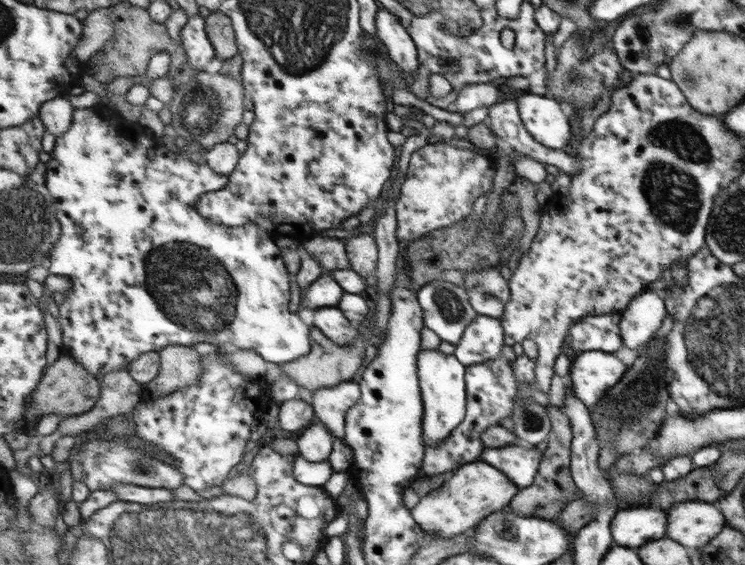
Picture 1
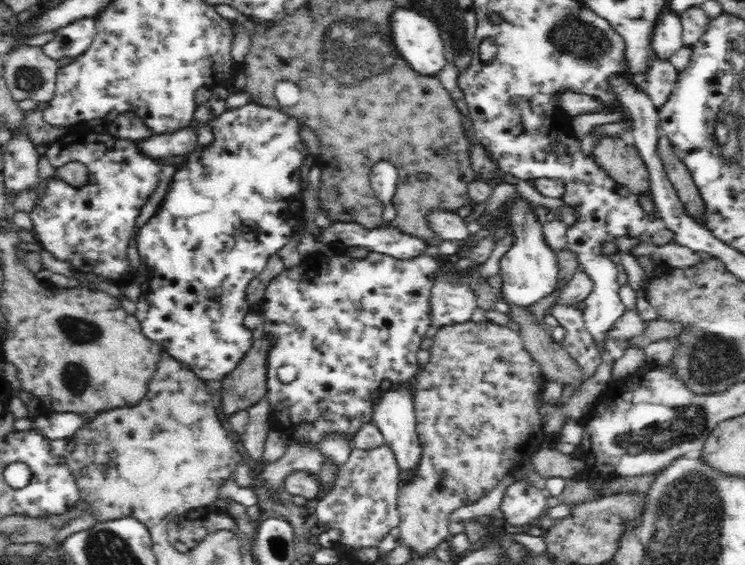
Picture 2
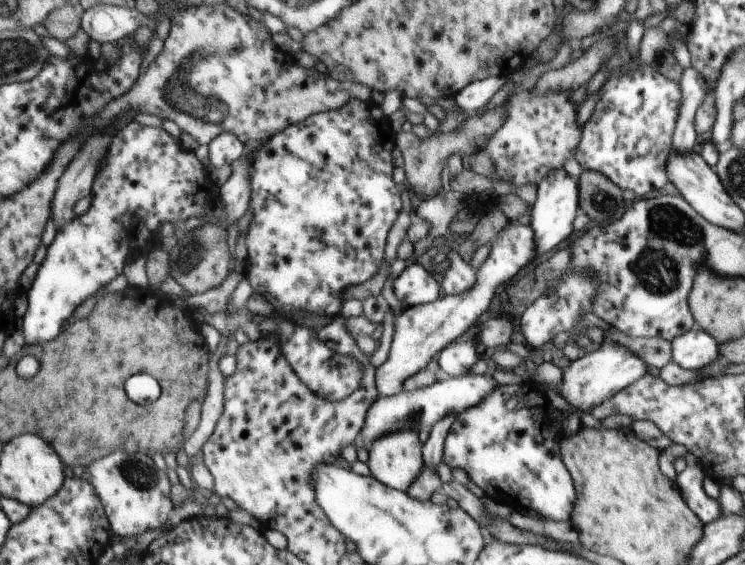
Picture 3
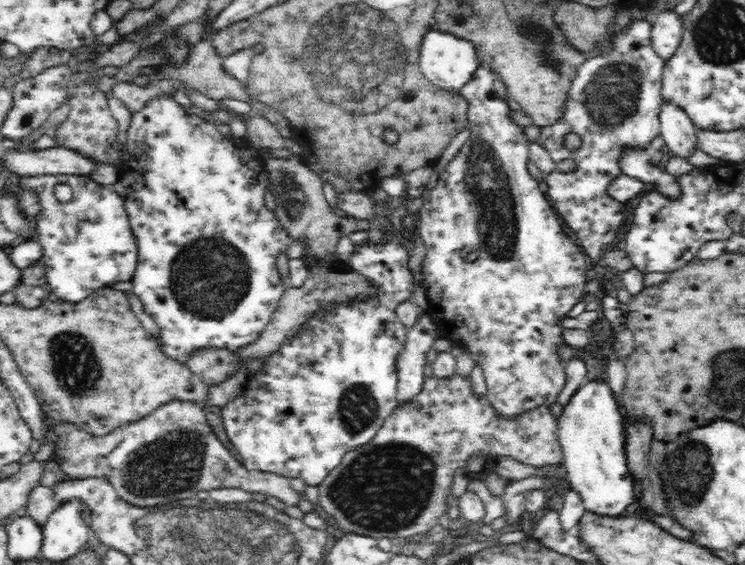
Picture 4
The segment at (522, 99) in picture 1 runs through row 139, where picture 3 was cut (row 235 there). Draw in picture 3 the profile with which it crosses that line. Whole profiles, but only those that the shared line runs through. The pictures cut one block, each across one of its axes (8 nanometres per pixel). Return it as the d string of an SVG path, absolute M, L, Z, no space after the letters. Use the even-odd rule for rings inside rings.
M563 168L553 170L537 184L537 198L534 207L530 209L530 228L534 230L534 240L536 240L536 254L542 256L554 248L560 246L560 242L568 240L574 232L574 218L580 208L578 200L578 181Z

